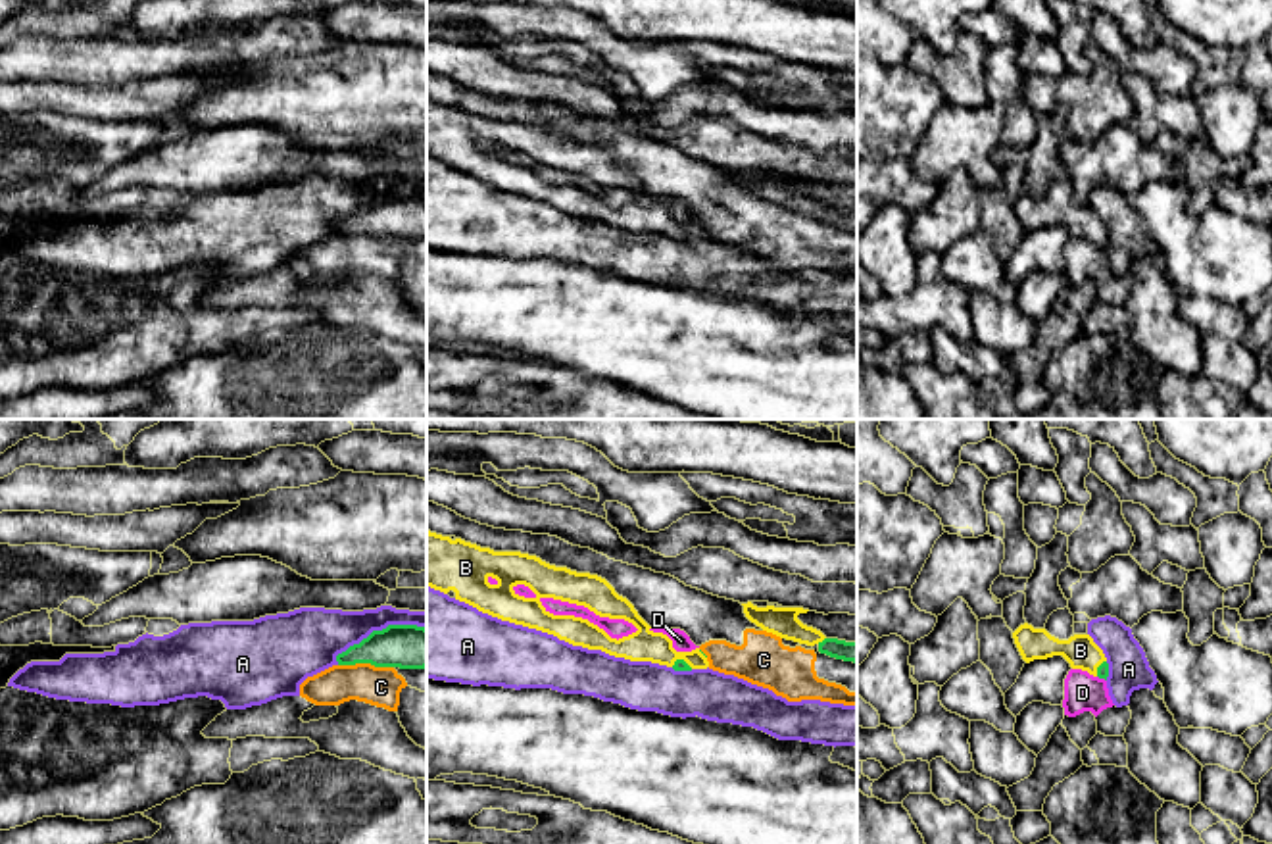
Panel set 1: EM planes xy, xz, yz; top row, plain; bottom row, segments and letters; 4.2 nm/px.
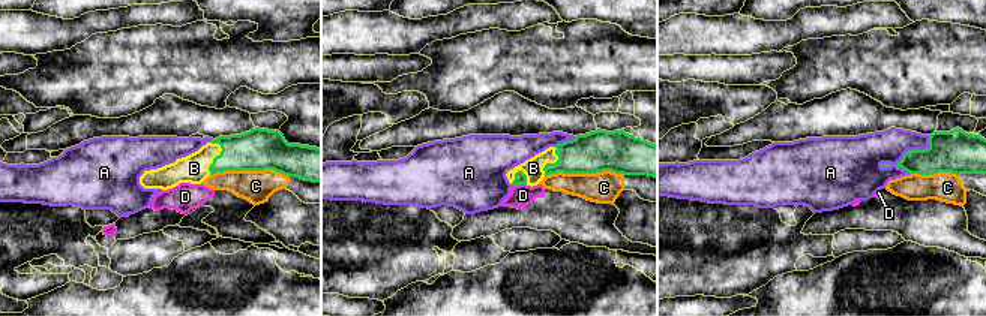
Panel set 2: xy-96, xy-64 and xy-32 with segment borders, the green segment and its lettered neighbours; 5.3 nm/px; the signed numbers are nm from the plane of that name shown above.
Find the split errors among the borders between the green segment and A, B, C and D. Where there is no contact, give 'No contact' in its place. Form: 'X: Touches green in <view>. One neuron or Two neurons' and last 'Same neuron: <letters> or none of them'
A: Touches green in xy. Two neurons
B: Touches green in xz. One neuron
C: Touches green in xy. Two neurons
D: Touches green in yz. Two neurons
Same neuron: B

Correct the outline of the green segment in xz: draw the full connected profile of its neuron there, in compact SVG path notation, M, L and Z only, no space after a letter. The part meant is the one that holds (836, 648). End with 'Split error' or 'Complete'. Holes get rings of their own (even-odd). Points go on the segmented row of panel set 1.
M751 602L742 604L746 617L767 633L807 646L819 646L820 654L836 659L857 663L857 642L826 638L820 631L803 625L797 615L807 613L803 608L757 608Z. Split error

